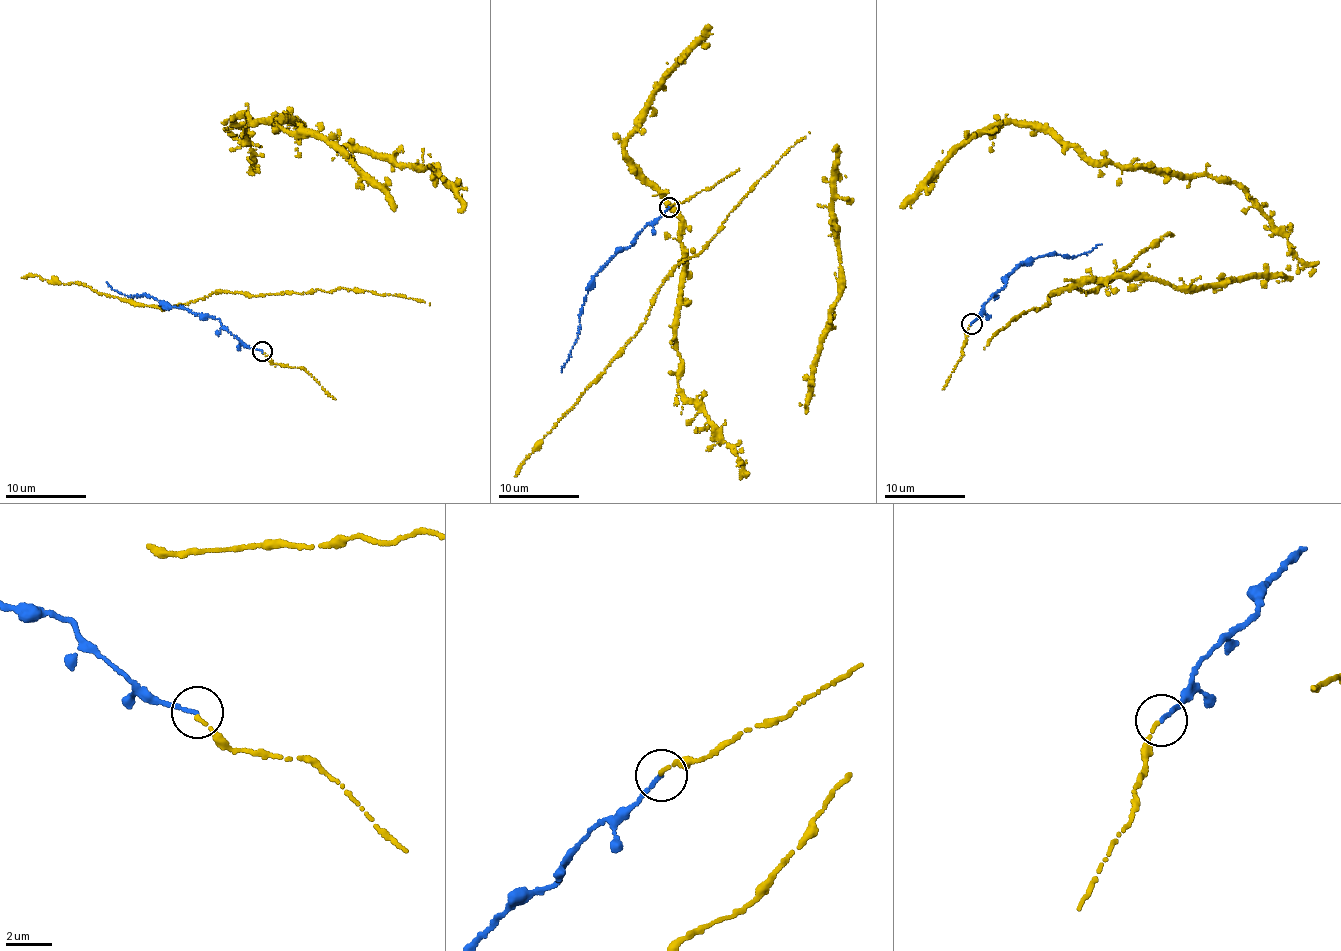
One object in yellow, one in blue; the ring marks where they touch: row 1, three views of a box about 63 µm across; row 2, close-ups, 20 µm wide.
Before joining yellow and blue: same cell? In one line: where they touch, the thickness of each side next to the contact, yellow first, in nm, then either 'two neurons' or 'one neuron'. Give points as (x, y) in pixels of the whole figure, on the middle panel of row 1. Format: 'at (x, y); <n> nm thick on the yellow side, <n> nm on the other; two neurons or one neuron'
at (669, 207); 180 nm thick on the yellow side, 180 nm on the other; one neuron

